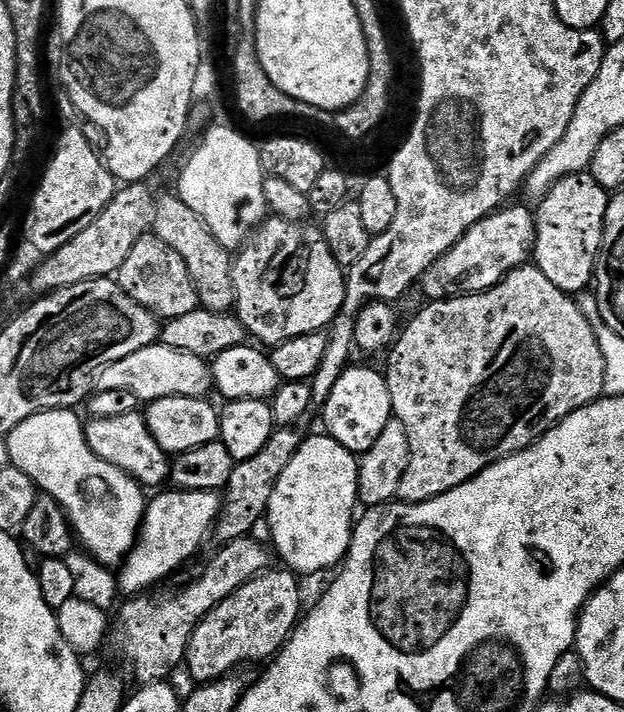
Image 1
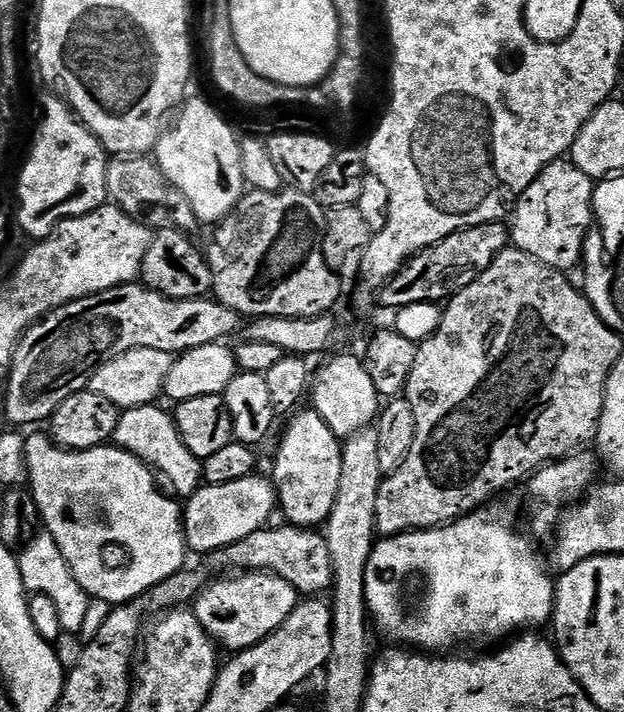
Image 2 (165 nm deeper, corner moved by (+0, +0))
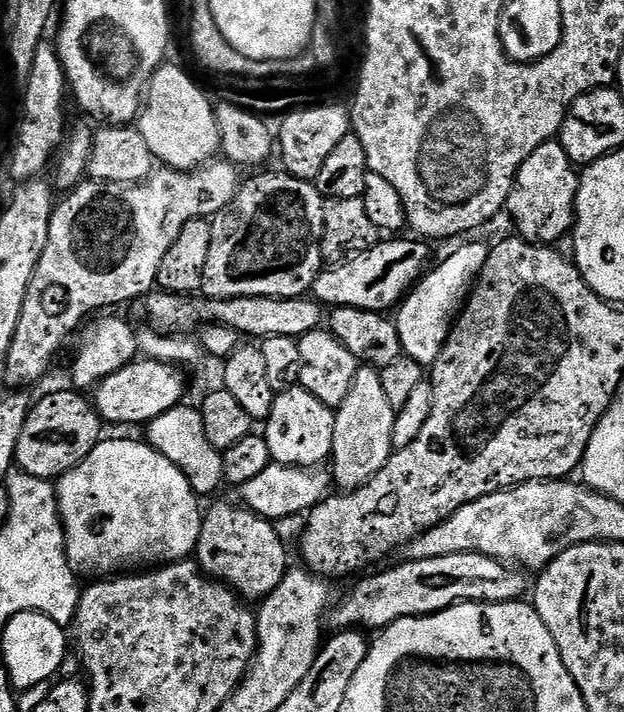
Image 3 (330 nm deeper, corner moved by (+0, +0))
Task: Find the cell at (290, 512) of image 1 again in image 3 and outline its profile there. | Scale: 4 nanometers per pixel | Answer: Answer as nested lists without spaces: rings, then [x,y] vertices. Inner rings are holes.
[[[299,386],[275,393],[272,413],[268,415],[266,427],[262,432],[264,440],[270,446],[270,454],[277,464],[286,464],[290,468],[315,469],[329,459],[334,446],[335,411],[327,408],[314,394]]]

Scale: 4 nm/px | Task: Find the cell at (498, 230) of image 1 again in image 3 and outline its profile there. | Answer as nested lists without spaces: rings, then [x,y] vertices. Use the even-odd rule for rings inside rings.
[[[404,238],[381,239],[370,250],[359,252],[335,266],[325,267],[314,282],[311,295],[321,305],[332,308],[361,308],[383,313],[387,313],[388,308],[395,309],[425,275],[424,259],[428,256],[429,247],[420,238],[400,239]]]

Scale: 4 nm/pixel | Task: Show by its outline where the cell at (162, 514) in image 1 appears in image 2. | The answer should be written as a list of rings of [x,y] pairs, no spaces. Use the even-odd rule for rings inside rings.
[[[260,474],[225,484],[204,484],[193,496],[187,497],[182,508],[187,547],[191,551],[193,548],[196,554],[217,552],[265,527],[271,521],[268,519],[271,518],[272,511],[275,513],[277,508],[274,485],[271,479],[264,477],[263,480]]]

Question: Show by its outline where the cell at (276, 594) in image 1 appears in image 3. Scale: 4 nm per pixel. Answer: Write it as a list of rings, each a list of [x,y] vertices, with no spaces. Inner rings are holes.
[[[239,503],[236,504],[216,504],[209,512],[207,509],[203,513],[194,559],[205,576],[217,582],[223,582],[236,593],[237,597],[248,602],[253,602],[252,600],[260,602],[273,592],[289,570],[288,552],[284,549],[286,540],[278,534],[273,521],[267,520],[265,516],[260,516]]]

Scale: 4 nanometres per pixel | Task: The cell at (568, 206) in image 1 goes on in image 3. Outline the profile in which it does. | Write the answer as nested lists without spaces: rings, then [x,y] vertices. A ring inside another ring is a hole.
[[[559,139],[547,140],[522,166],[516,175],[516,187],[513,188],[507,211],[512,211],[512,220],[523,239],[545,246],[555,245],[557,240],[573,231],[576,219],[576,195],[580,177],[577,165],[572,163]]]

